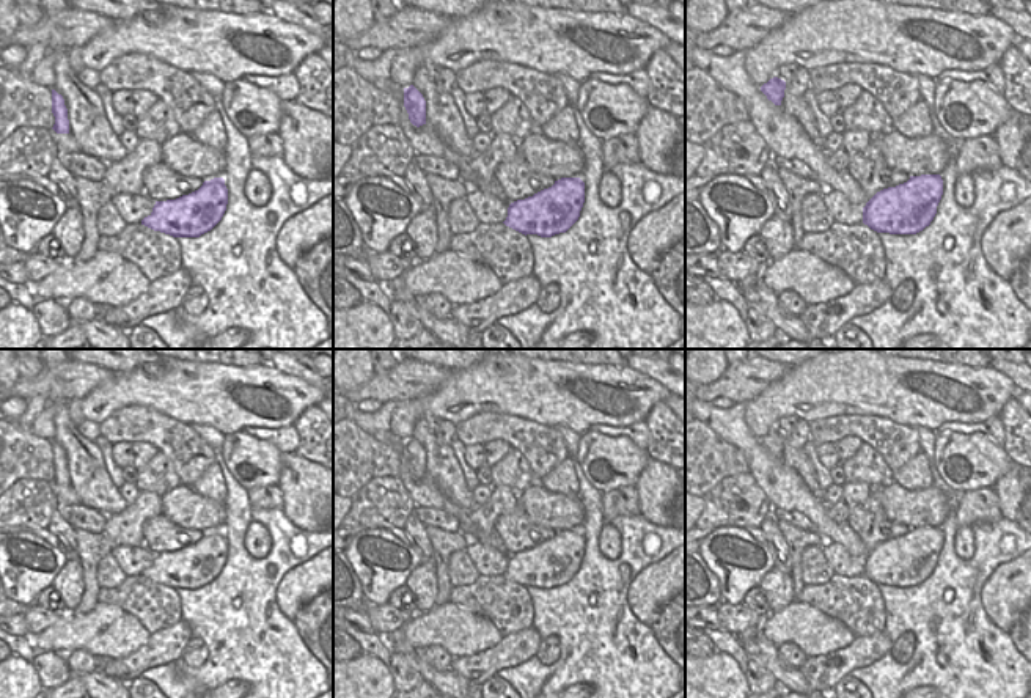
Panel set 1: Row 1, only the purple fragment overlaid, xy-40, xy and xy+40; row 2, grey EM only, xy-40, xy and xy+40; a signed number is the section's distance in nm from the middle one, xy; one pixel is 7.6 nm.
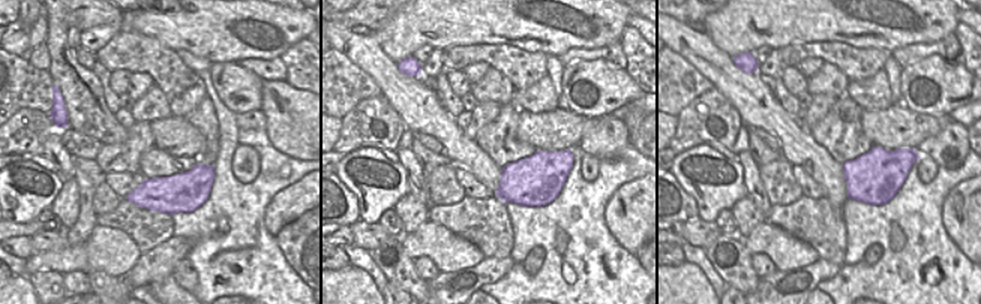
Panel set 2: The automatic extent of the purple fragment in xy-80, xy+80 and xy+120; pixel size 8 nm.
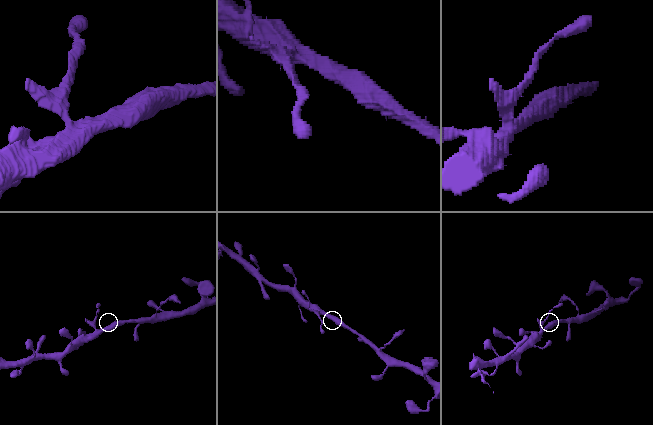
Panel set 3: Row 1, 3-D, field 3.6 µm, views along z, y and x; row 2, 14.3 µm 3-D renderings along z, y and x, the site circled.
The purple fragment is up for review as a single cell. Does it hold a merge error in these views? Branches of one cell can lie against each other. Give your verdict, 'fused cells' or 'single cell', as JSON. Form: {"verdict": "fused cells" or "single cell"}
{"verdict": "single cell"}

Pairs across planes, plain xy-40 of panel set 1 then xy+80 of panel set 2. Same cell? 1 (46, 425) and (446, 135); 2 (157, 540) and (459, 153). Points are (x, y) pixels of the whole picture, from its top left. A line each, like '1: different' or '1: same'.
1: different
2: different

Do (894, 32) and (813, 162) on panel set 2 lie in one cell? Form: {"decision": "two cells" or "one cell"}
{"decision": "two cells"}

